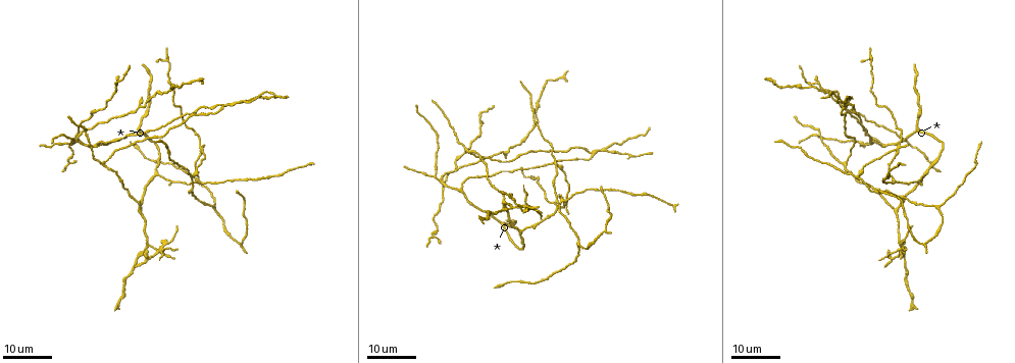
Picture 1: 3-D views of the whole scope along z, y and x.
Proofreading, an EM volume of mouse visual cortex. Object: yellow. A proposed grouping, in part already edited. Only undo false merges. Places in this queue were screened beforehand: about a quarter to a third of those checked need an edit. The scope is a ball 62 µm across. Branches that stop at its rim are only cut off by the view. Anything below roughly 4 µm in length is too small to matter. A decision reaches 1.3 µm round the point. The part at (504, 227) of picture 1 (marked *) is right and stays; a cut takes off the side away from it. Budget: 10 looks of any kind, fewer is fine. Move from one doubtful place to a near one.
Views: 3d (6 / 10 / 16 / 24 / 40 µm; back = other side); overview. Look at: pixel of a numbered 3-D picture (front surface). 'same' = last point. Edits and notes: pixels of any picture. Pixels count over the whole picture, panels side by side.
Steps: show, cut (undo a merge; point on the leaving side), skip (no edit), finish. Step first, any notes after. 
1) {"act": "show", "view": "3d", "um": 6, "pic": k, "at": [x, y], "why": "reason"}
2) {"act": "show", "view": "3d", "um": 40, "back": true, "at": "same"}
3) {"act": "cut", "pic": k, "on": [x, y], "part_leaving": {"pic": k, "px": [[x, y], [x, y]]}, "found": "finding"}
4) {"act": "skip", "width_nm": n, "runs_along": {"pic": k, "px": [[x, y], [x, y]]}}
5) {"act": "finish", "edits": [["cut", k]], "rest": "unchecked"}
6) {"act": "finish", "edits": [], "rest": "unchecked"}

{"act": "show", "view": "3d", "um": 16, "pic": 1, "at": [436, 176], "why": "two arms in line, one across"}

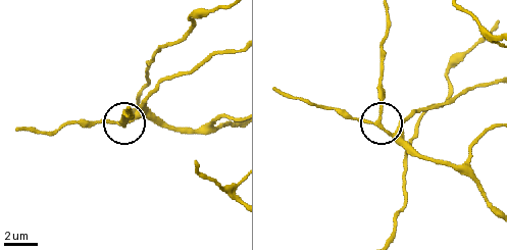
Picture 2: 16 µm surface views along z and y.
{"act": "show", "view": "3d", "um": 6, "pic": 2, "at": [379, 122]}

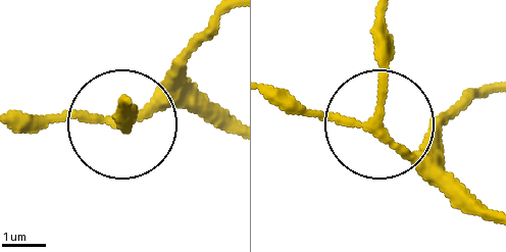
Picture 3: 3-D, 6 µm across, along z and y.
{"act": "skip", "side_arm_um": 7, "runs_along": {"pic": 3, "px": [[488, 216], [377, 124], [268, 99]]}, "found": "all the same neuron"}

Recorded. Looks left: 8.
{"act": "show", "view": "3d", "um": 24, "pic": 1, "at": [452, 170], "why": "thin arm on a thick one"}

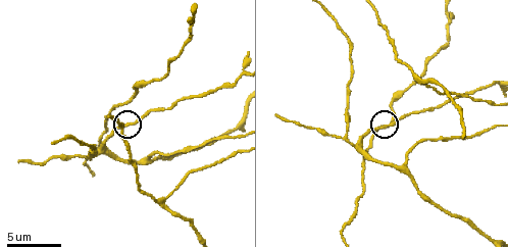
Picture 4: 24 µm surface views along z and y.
{"act": "show", "view": "3d", "um": 6, "pic": 4, "at": [383, 126]}

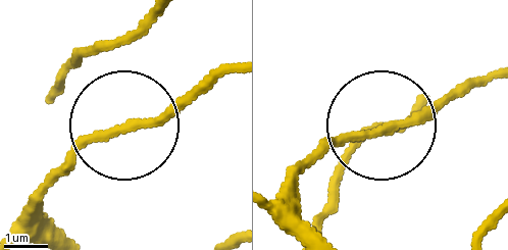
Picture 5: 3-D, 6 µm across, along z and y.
{"act": "skip", "runs_along": {"pic": 5, "px": [[54, 232], [43, 217], [47, 188], [116, 126], [87, 46]]}, "found": "one neuron here"}

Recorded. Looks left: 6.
{"act": "show", "view": "3d", "um": 16, "pic": 1, "at": [522, 207], "why": "four-way junction"}

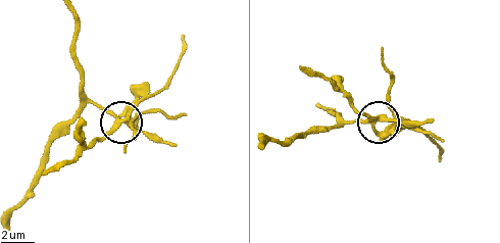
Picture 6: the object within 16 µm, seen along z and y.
{"act": "show", "view": "3d", "um": 10, "pic": 6, "at": [379, 119], "why": "zoom in"}

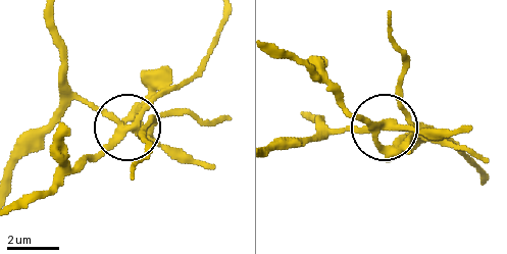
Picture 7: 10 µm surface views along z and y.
{"act": "cut", "pic": 7, "on": [155, 99], "width_nm": 260, "part_leaving": {"pic": 7, "px": [[130, 129], [193, 71], [221, 18]]}, "found": "a second neuron is stuck on"}

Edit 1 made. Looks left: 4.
{"act": "show", "view": "overview"}

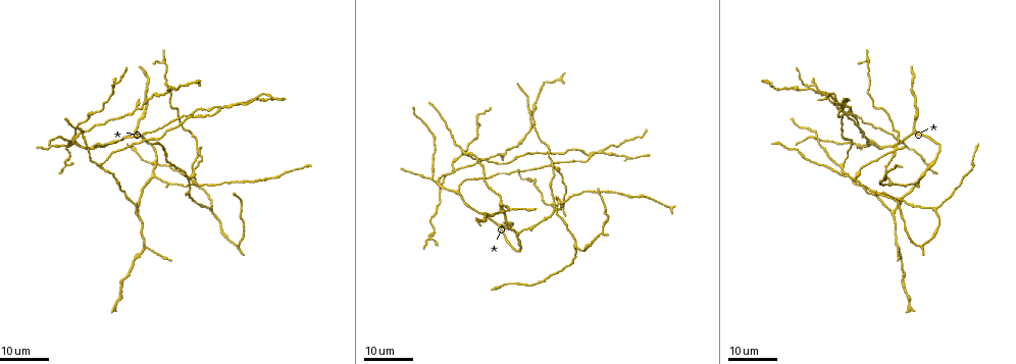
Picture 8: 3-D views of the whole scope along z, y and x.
{"act": "show", "view": "3d", "um": 24, "pic": 8, "at": [586, 249]}

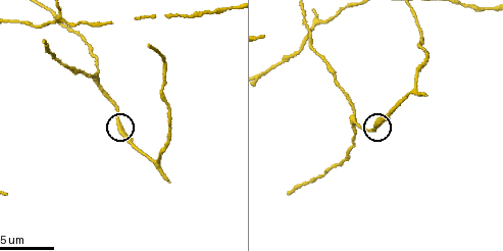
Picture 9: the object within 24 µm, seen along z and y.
{"act": "show", "view": "3d", "um": 6, "pic": 9, "at": [375, 128], "why": "zoom in"}

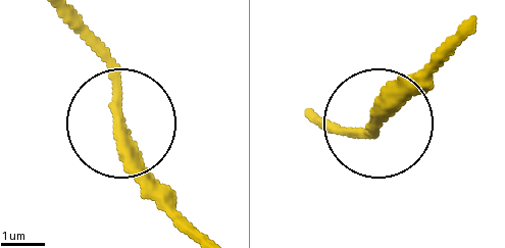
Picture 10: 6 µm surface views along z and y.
{"act": "skip", "width_nm": 290, "runs_along": {"pic": 10, "px": [[56, 13], [107, 68], [125, 156], [184, 218]]}, "found": "all the same neuron"}

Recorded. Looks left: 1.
{"act": "show", "view": "3d", "um": 16, "pic": 9, "at": [78, 70], "why": "calibre changes"}

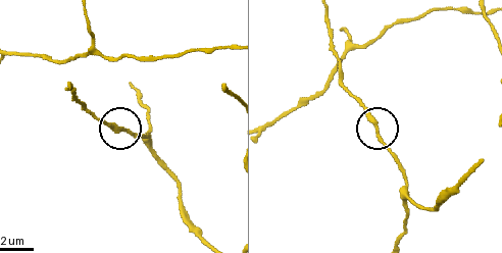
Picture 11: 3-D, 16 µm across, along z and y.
{"act": "skip", "runs_along": {"pic": 11, "px": [[328, 18], [341, 84], [360, 104], [381, 142], [400, 160]]}, "found": "all the same neuron"}

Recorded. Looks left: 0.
{"act": "finish", "edits": [["cut", 7]], "rest": "unchecked"}

